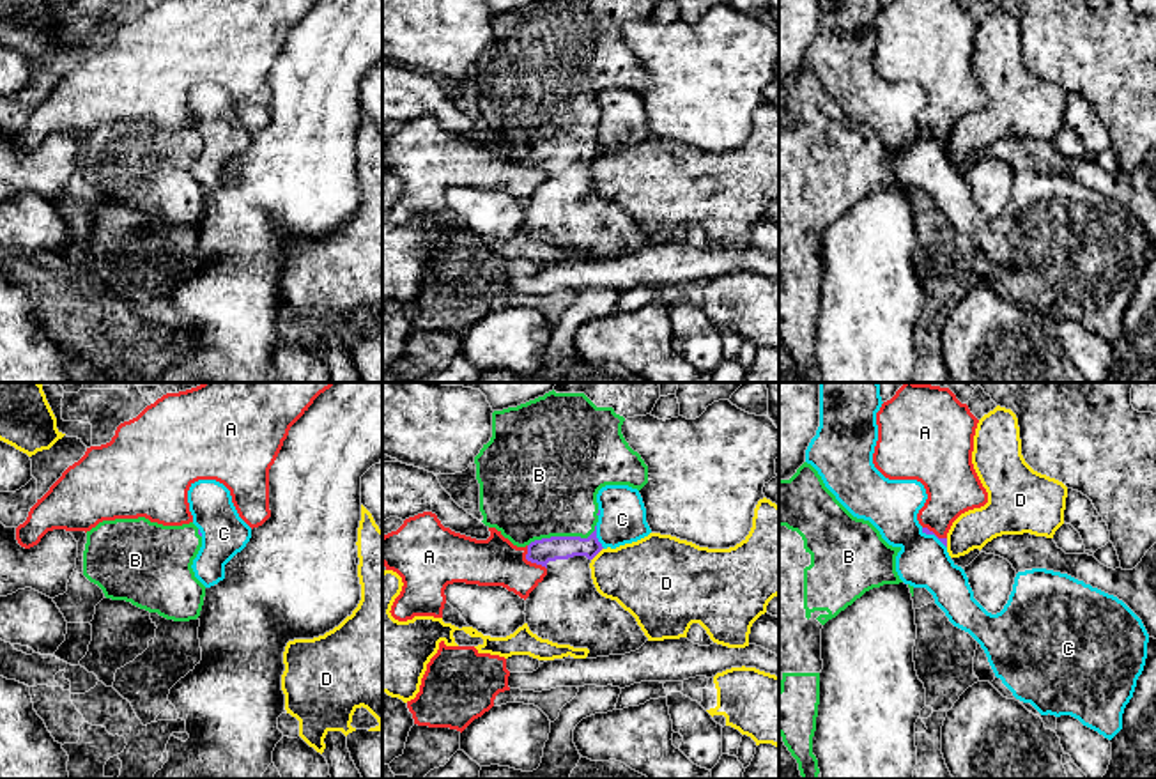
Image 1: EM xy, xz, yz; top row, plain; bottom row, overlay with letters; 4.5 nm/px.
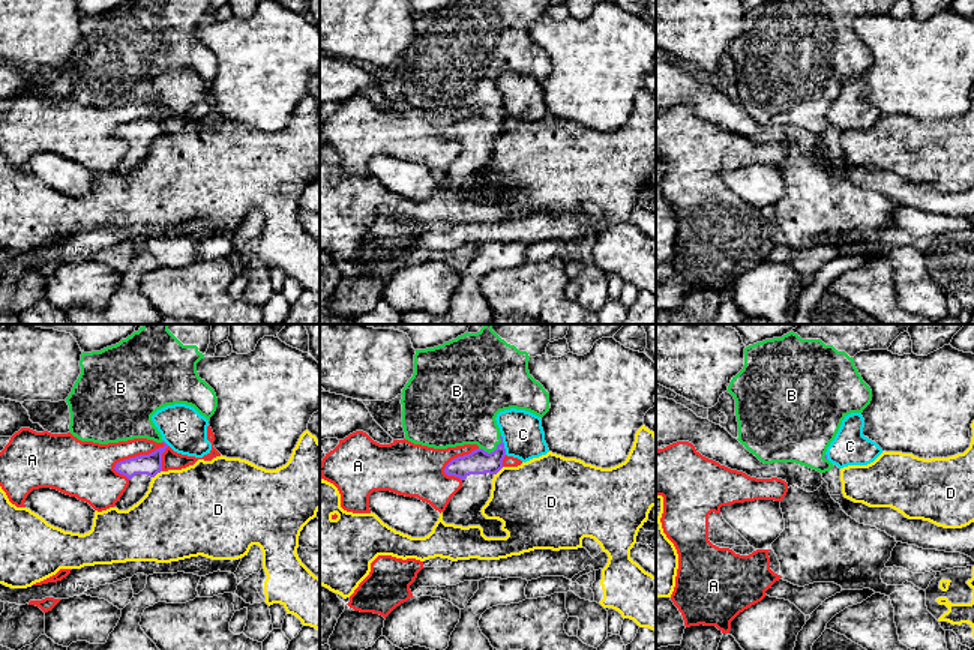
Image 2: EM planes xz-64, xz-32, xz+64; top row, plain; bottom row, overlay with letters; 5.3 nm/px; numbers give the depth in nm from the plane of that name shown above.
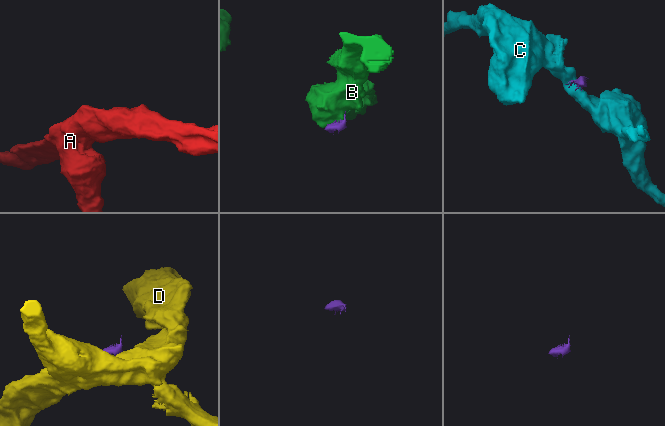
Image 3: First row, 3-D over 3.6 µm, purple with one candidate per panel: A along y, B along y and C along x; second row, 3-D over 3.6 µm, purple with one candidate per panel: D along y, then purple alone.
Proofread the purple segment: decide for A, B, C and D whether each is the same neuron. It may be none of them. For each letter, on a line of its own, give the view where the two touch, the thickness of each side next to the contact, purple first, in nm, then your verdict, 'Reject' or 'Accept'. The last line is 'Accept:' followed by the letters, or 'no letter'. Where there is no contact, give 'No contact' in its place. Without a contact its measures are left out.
A: Touches purple in xz. Thickness 110 nm (purple) against 220 nm. Reject
B: Touches purple in xz. Thickness 110 nm (purple) against 460 nm. Accept
C: Touches purple in xz. Thickness 110 nm (purple) against 220 nm. Reject
D: Touches purple in xz. Thickness 110 nm (purple) against 340 nm. Reject
Accept: B

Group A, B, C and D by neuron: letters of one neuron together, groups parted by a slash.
A / B / C / D

